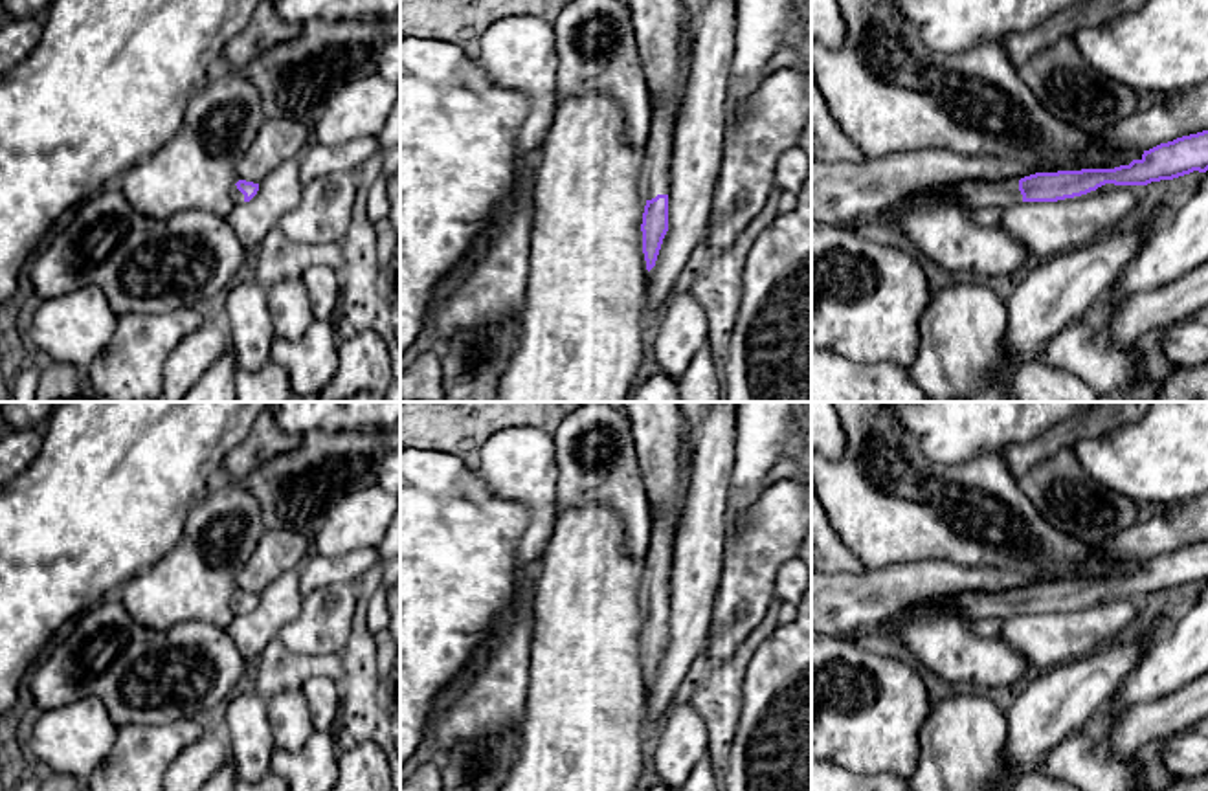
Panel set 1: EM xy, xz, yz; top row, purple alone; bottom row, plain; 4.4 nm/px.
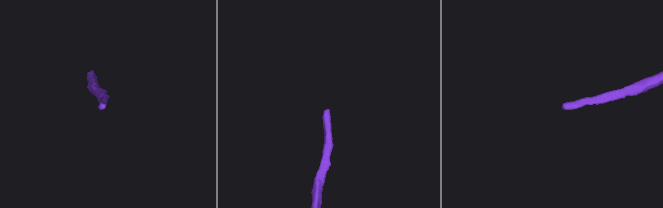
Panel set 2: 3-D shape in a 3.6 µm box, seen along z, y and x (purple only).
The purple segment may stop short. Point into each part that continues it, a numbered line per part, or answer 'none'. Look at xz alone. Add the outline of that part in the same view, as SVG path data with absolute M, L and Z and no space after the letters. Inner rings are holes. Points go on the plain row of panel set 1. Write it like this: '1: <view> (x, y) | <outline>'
1: xz (658, 562) | M659 512L650 530L650 547L644 560L643 574L643 609L652 611L657 606L668 606L668 576L672 567L672 547L676 530L670 516Z

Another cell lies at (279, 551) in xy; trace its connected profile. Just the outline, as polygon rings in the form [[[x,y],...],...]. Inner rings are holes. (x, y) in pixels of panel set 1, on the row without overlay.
[[[264,530],[255,552],[237,574],[239,591],[261,595],[283,573],[308,558],[310,540],[296,530]]]

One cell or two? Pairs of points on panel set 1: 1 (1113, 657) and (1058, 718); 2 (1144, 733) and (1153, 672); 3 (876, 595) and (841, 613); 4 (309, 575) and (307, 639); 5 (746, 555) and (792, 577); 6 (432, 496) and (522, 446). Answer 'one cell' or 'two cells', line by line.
1: one cell
2: two cells
3: one cell
4: two cells
5: two cells
6: two cells

